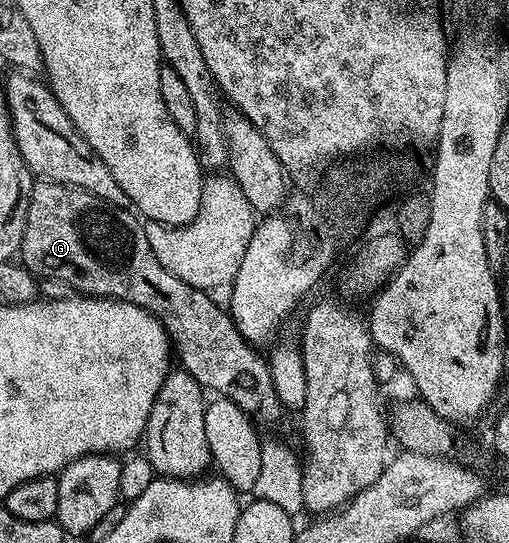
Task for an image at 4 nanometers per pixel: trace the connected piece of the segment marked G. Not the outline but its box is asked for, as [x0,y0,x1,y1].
[21,181,285,423]

